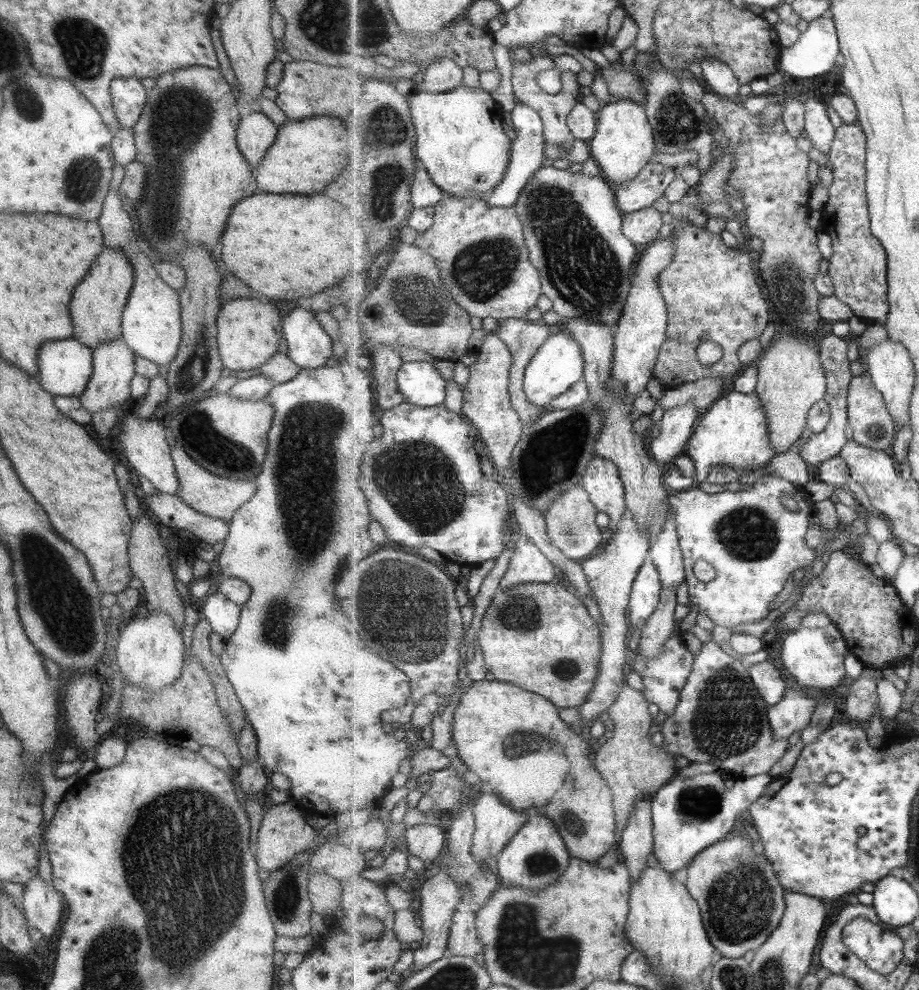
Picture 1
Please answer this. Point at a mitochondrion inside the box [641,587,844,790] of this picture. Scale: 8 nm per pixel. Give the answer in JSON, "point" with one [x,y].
{"point":[727,721]}

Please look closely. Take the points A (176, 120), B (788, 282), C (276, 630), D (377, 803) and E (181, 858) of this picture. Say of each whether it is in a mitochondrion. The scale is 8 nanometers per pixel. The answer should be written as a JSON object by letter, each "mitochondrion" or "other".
{"A":"mitochondrion","B":"mitochondrion","C":"mitochondrion","D":"other","E":"mitochondrion"}

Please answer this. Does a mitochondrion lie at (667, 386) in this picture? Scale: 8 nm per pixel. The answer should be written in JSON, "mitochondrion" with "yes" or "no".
{"mitochondrion":"no"}

